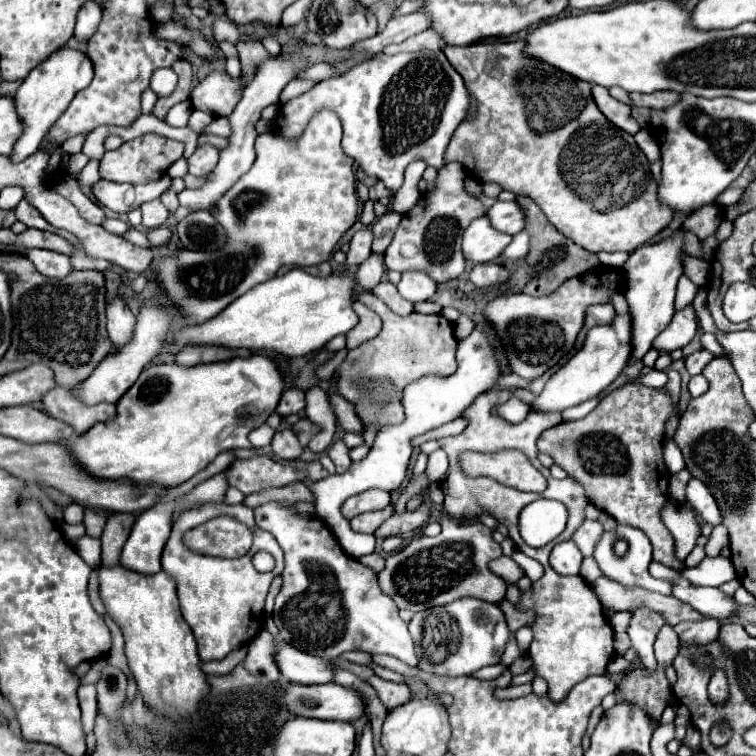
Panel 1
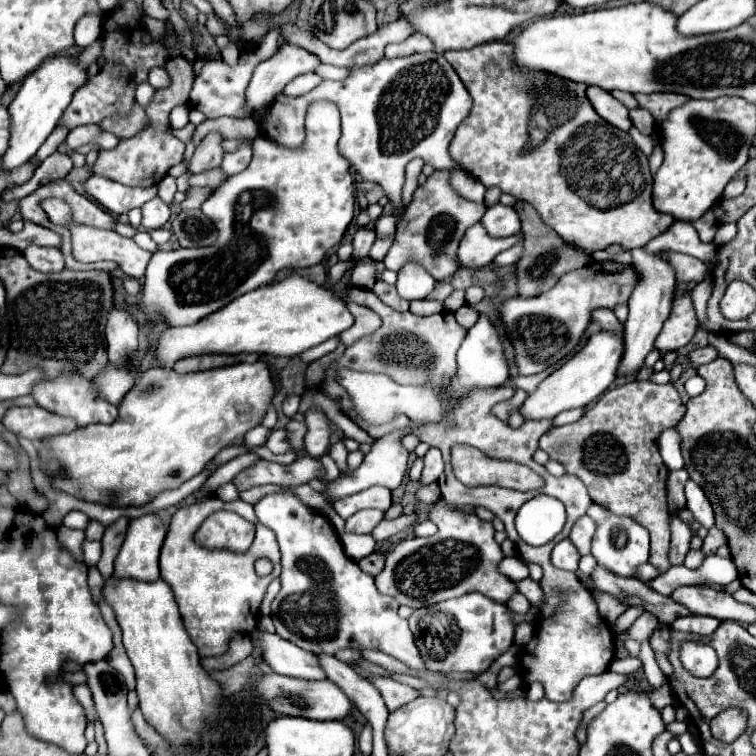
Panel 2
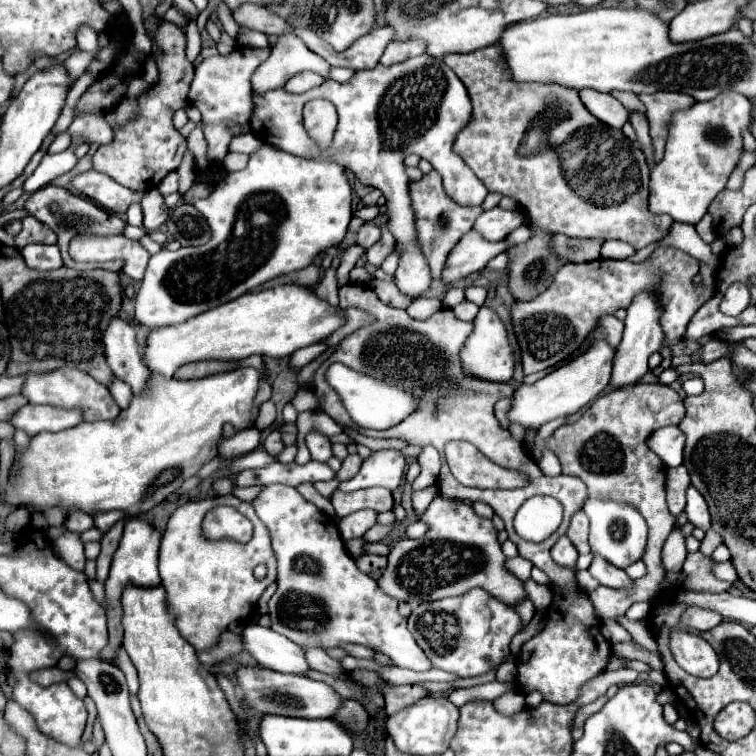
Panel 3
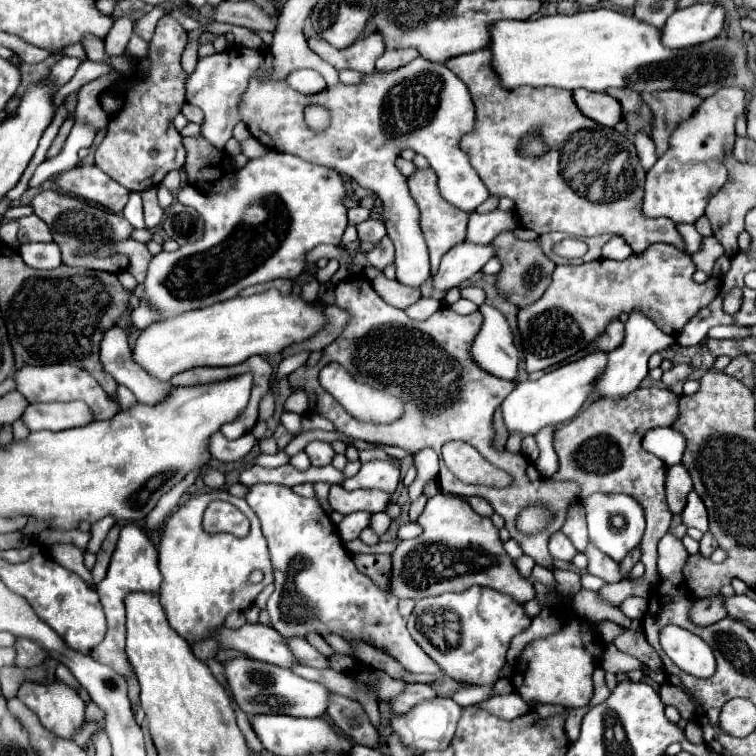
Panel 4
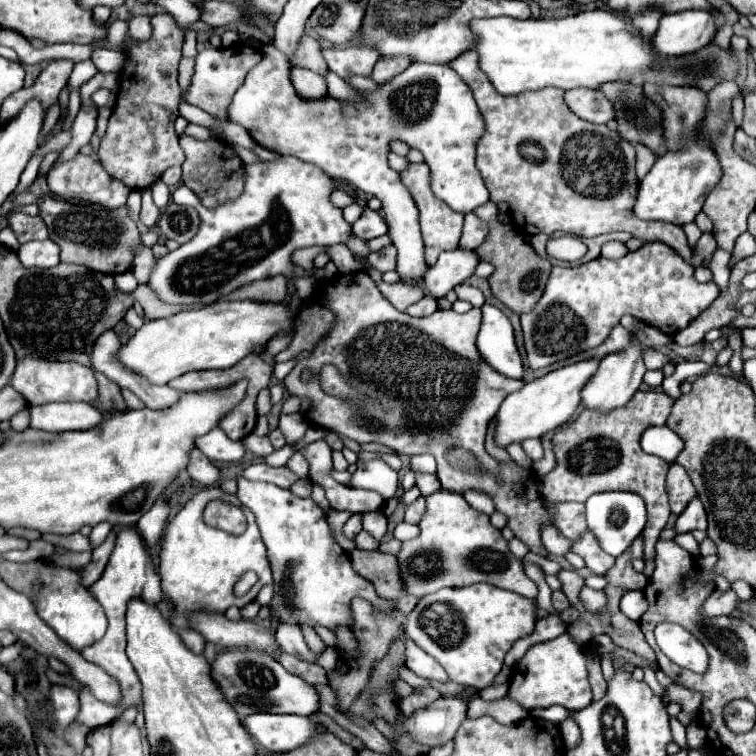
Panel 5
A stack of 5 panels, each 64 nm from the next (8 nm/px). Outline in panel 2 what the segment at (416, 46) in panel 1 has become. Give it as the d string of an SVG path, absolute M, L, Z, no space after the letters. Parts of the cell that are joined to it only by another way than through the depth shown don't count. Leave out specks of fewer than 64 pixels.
M412 34L408 40L398 42L398 44L388 44L386 48L386 58L396 58L396 56L410 56L416 52L430 52L434 50L434 42L426 34Z

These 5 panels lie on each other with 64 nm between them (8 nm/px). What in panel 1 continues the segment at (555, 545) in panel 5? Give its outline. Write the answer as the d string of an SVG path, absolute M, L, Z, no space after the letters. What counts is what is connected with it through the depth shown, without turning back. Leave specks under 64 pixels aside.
M572 540L560 542L550 552L550 566L562 574L562 576L576 576L580 574L580 564L584 556L578 552L576 544Z

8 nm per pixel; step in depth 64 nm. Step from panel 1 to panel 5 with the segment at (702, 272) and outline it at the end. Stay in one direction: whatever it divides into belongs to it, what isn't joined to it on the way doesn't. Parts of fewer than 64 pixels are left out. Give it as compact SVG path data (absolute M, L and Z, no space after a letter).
M662 242L646 244L620 260L596 258L574 268L554 266L536 308L520 316L528 366L538 370L598 346L624 314L674 336L706 310L718 294L716 282L696 282L694 266Z

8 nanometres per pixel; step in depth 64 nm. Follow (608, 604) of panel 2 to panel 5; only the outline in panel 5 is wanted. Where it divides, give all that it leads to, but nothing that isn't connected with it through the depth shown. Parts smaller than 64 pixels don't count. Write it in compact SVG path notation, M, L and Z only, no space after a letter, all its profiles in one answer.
M638 390L636 396L624 408L612 412L582 410L572 424L564 424L554 432L554 454L556 468L542 476L540 490L548 500L554 502L586 502L596 492L626 490L642 496L648 510L648 524L642 532L644 540L644 562L654 560L654 544L662 528L668 522L670 506L666 494L666 474L670 464L658 456L650 456L640 448L640 436L654 424L666 424L674 398L656 390Z

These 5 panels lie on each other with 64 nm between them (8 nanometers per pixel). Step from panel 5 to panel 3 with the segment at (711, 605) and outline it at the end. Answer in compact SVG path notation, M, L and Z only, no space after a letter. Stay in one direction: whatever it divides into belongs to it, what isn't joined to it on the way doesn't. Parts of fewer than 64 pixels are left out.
M686 608L684 614L680 616L682 626L688 626L688 628L694 628L700 632L710 630L710 628L718 626L720 622L722 622L720 616L716 616L714 612L704 612L702 608Z

